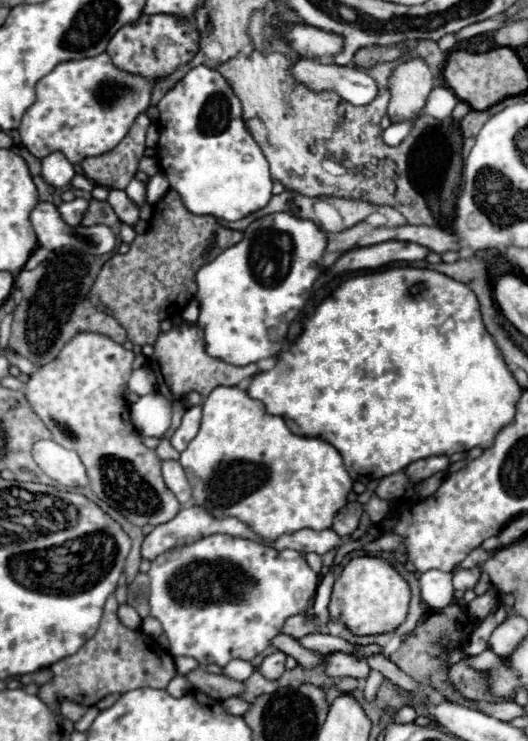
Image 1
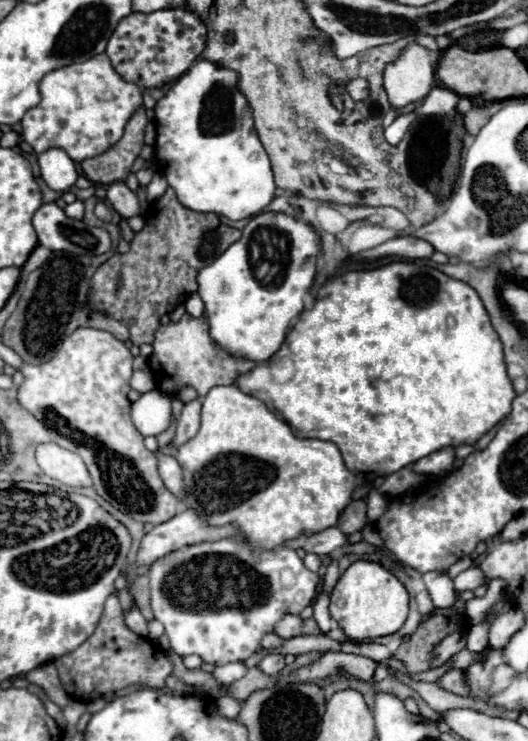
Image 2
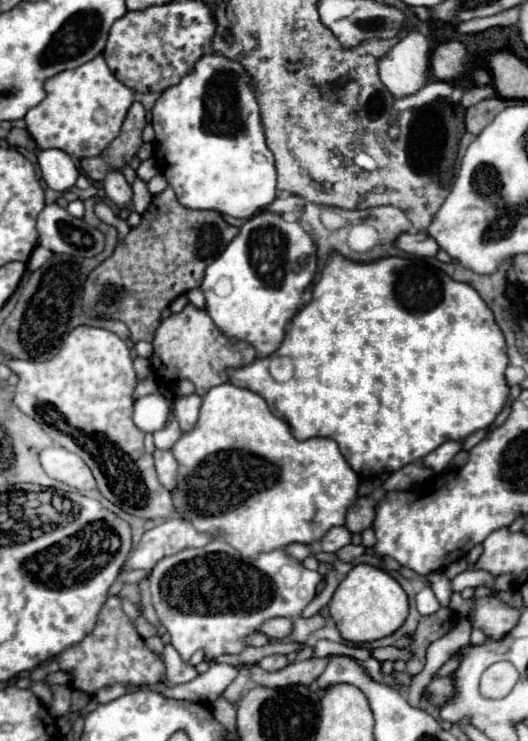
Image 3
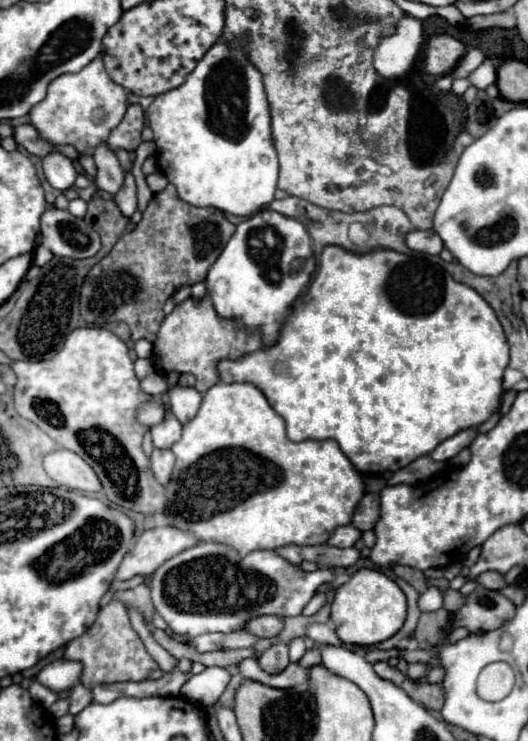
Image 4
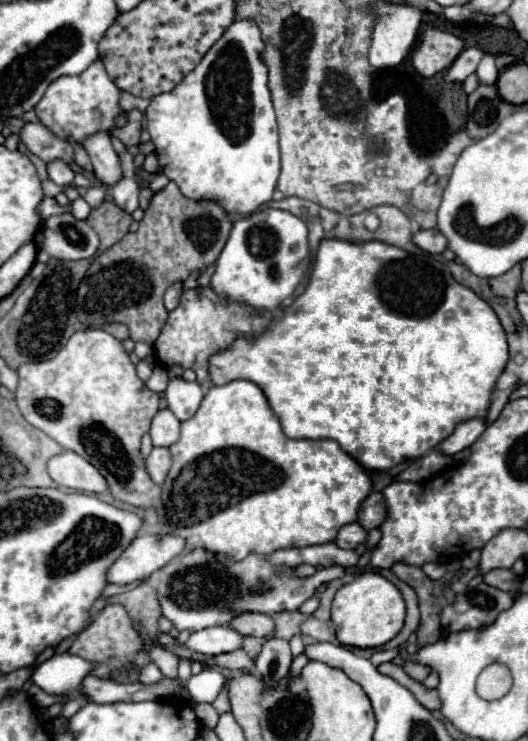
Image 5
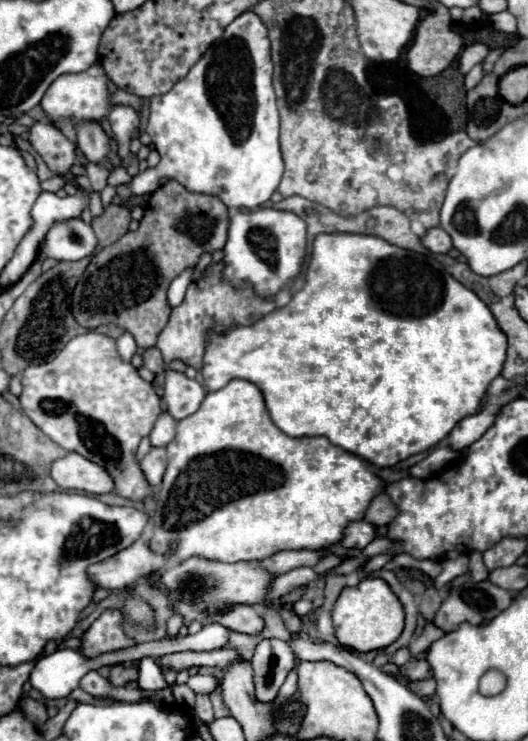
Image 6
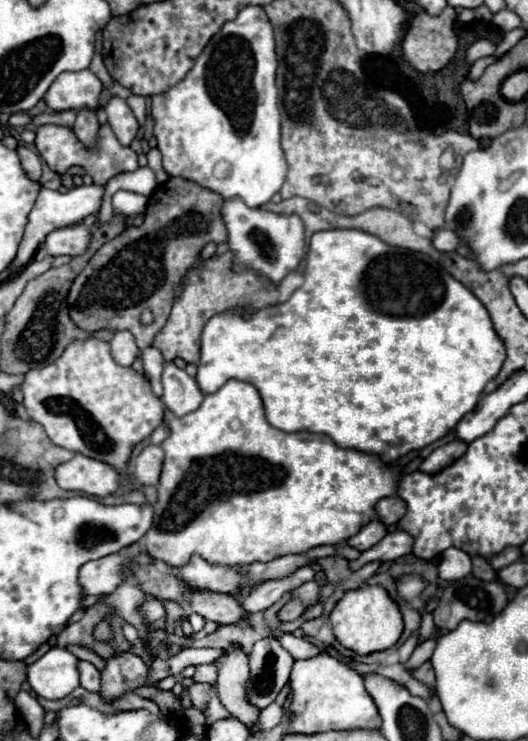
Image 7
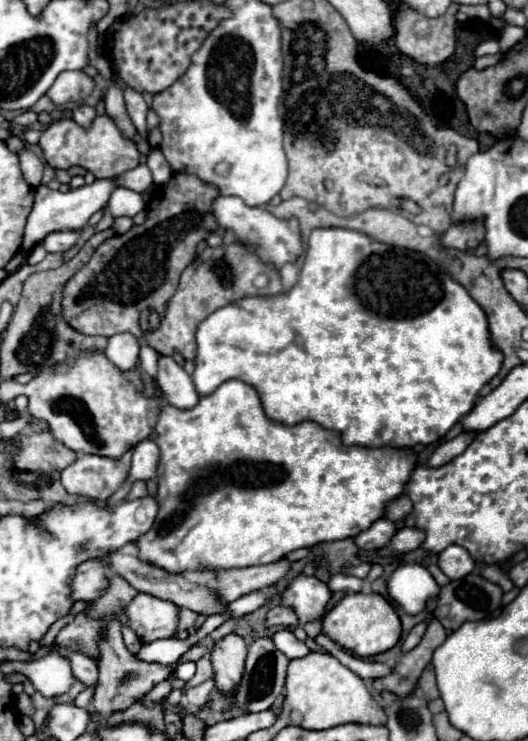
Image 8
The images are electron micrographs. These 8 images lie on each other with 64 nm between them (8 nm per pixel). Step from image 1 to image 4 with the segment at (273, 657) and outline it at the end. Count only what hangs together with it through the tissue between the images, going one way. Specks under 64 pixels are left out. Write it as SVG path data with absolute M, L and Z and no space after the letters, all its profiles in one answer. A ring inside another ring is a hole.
M274 644L270 646L260 658L258 658L258 664L264 672L270 672L270 674L276 674L276 672L282 672L290 660L288 660L288 646L286 644Z

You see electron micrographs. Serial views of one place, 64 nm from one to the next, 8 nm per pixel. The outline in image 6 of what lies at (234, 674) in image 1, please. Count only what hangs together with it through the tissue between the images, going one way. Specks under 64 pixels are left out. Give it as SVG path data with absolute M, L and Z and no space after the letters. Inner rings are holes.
M196 674L189 678L187 685L196 694L212 694L215 689L219 686L220 680L216 680L213 675L201 675Z

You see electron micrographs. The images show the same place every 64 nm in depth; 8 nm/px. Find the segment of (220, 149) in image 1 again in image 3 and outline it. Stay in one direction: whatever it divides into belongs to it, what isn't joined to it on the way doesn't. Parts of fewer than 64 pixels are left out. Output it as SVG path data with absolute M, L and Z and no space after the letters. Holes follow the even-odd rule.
M216 54L202 56L180 84L156 100L152 124L162 174L182 206L252 218L276 198L274 158L264 142L248 74L238 62Z

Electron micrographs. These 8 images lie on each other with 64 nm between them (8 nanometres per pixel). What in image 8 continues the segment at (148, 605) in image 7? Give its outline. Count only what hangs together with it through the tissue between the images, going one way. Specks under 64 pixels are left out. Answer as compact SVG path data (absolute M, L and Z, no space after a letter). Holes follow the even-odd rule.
M138 594L128 610L126 618L130 628L142 638L144 644L158 638L172 638L176 634L178 608L172 602L164 602L150 594Z

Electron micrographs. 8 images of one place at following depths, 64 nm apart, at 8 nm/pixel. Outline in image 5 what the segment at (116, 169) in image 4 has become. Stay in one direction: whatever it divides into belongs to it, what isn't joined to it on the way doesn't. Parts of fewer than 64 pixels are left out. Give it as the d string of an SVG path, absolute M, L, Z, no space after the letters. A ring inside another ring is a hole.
M100 132L84 140L84 148L94 164L94 176L102 182L102 186L116 186L122 180L122 166L118 154L112 148L110 134Z

